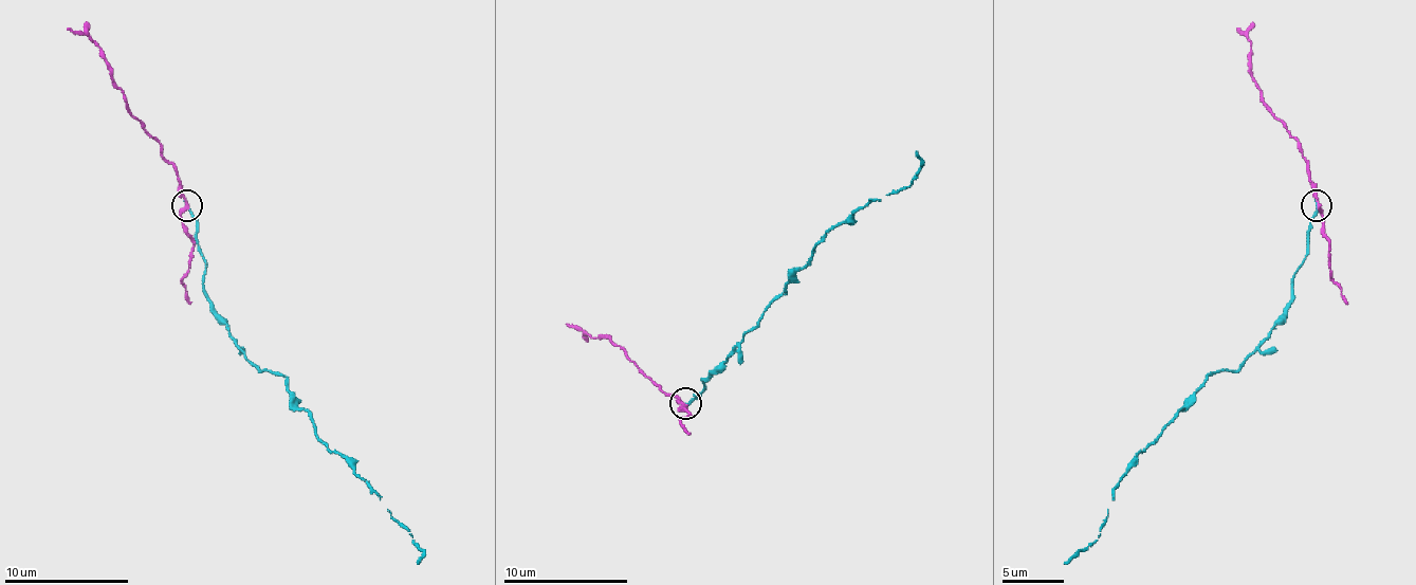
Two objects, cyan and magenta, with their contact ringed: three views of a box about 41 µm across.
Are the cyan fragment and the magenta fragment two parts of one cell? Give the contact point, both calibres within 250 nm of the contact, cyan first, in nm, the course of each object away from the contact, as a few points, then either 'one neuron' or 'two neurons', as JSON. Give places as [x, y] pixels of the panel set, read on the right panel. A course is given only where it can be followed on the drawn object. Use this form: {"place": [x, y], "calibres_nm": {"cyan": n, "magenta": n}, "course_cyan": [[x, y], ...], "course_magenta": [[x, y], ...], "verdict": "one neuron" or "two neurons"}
{"place": [1316, 205], "calibres_nm": {"cyan": 170, "magenta": 200}, "course_cyan": [[1317, 204], [1286, 313], [1236, 369], [1205, 379], [1192, 401], [1121, 478], [1099, 537], [1065, 563]], "course_magenta": [[1317, 204], [1310, 170], [1301, 154], [1301, 145], [1270, 111], [1251, 77], [1251, 42], [1236, 28]], "verdict": "two neurons"}

